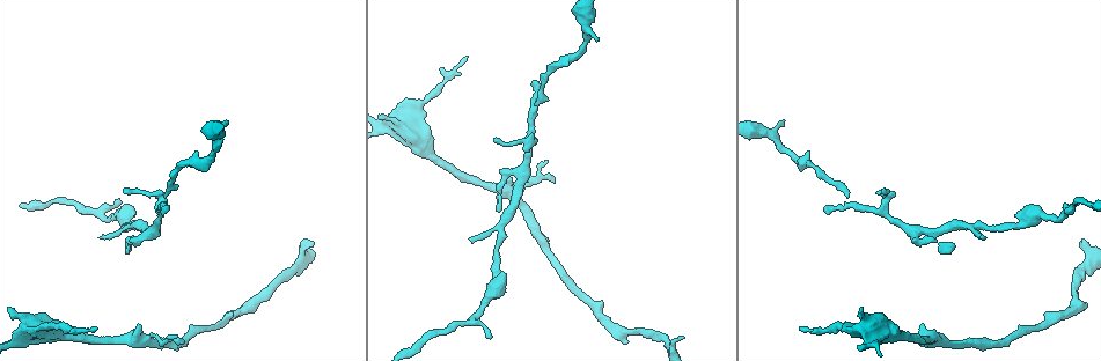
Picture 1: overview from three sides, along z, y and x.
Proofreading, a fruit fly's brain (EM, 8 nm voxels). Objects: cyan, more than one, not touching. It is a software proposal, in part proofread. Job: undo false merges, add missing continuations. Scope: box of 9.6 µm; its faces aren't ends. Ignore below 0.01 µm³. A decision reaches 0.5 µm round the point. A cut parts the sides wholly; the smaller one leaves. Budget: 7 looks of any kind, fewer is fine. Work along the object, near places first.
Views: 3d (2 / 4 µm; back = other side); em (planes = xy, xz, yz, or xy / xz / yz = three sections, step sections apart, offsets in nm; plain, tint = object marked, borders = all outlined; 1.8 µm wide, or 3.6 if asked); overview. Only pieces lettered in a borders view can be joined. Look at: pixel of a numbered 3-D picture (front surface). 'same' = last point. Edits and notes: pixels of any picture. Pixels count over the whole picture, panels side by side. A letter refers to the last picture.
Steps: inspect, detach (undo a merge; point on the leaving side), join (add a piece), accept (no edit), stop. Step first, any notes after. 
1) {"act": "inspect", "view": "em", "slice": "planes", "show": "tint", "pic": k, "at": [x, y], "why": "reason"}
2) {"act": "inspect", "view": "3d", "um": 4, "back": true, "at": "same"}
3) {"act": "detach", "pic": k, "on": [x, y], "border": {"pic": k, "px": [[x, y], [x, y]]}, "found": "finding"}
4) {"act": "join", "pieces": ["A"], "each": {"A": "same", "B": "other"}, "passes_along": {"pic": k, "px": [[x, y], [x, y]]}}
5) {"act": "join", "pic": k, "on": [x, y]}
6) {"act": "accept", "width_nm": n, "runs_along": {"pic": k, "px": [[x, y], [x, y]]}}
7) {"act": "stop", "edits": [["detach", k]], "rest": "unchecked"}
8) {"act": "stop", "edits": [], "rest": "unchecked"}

{"act": "inspect", "view": "em", "slice": "planes", "show": "tint", "pic": 1, "at": [499, 202], "why": "free end"}

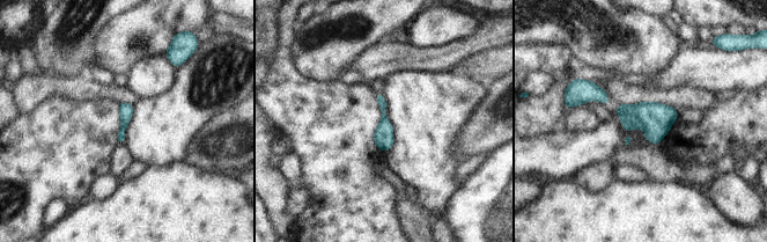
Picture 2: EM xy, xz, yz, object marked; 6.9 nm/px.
{"act": "inspect", "view": "em", "slice": "planes", "show": "borders", "at": "same", "why": "what lies round it"}

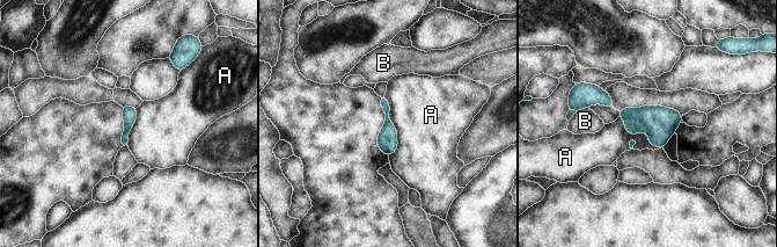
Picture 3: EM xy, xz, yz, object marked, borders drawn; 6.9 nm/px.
{"act": "accept", "width_nm": 100, "each": {"A": "other", "B": "other"}, "border": {"pic": 3, "px": [[385, 95], [397, 142], [389, 155]]}, "found": "none of them fits"}

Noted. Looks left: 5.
{"act": "inspect", "view": "em", "slice": "xy", "step": 8, "show": "tint", "pic": 1, "at": [226, 120], "why": "branch stops here"}

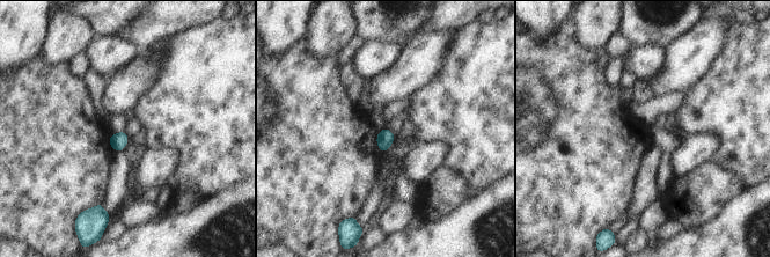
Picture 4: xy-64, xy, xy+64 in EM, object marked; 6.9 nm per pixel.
{"act": "inspect", "view": "em", "slice": "yz", "step": 8, "show": "borders", "at": "same"}

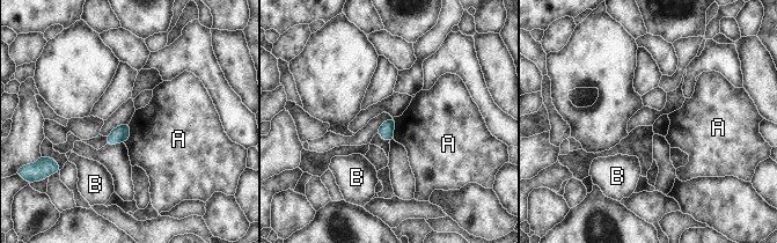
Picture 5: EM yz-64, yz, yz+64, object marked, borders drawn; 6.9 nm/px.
{"act": "accept", "longest_contact_nm": ["A", 140], "each": {"A": "other", "B": "other"}, "found": "no lettered piece goes on from it"}

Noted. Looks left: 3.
{"act": "inspect", "view": "3d", "um": 2, "pic": 1, "at": [800, 327], "why": "tapers out"}

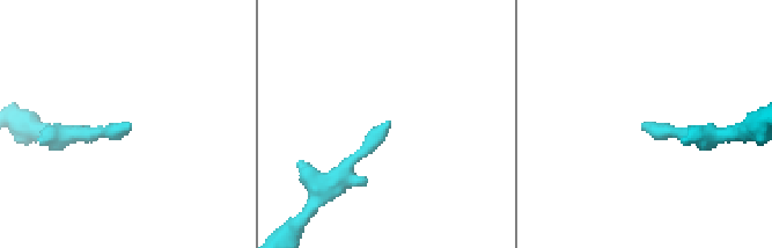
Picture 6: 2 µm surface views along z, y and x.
{"act": "inspect", "view": "em", "slice": "xz", "step": 8, "show": "tint", "pic": 6, "at": [385, 133], "why": "shape alone is not enough"}

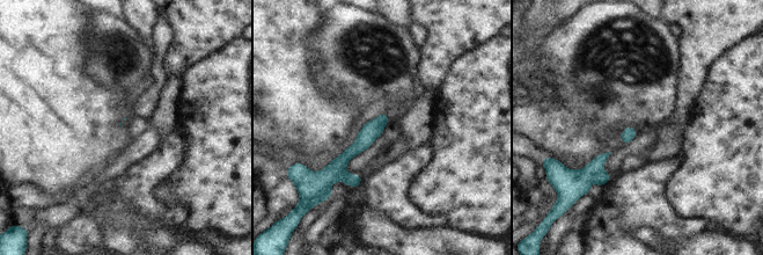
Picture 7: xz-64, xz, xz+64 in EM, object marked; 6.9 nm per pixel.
{"act": "inspect", "view": "em", "slice": "planes", "show": "borders", "at": "same", "why": "cut it another way"}

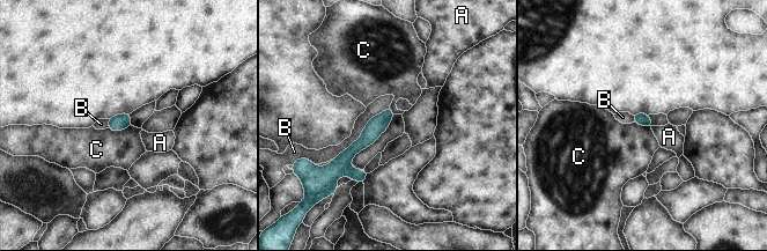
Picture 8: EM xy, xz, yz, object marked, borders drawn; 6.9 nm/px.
{"act": "accept", "each": {"A": "other", "B": "other", "C": "other"}, "border": {"pic": 8, "px": [[131, 125], [117, 131], [108, 128]]}, "found": "none of them fits"}

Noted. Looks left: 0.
{"act": "stop", "edits": [], "rest": "unchecked"}

